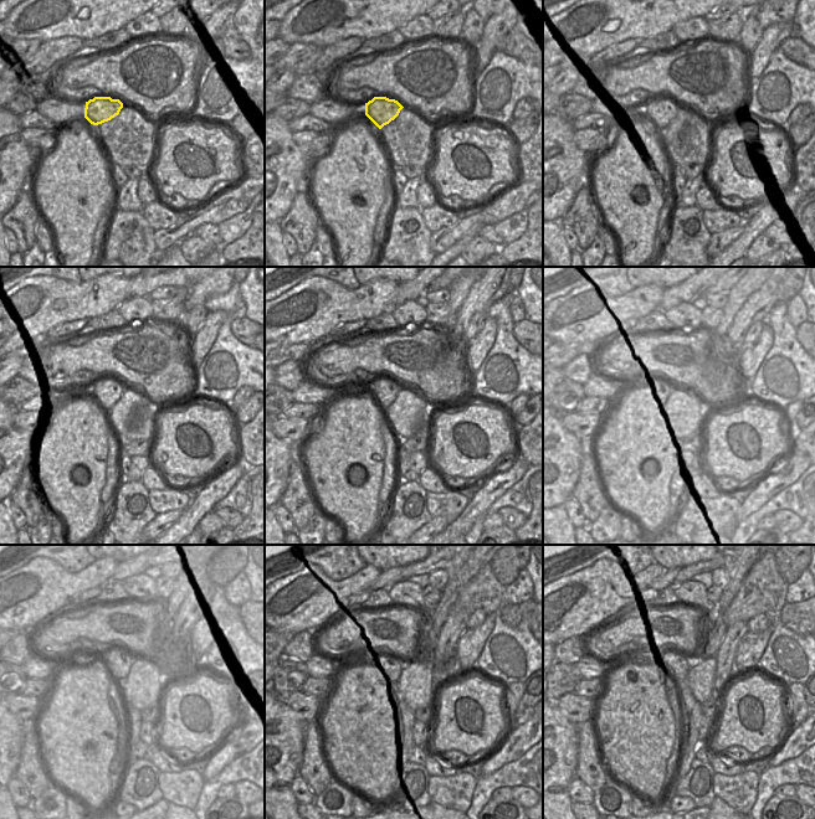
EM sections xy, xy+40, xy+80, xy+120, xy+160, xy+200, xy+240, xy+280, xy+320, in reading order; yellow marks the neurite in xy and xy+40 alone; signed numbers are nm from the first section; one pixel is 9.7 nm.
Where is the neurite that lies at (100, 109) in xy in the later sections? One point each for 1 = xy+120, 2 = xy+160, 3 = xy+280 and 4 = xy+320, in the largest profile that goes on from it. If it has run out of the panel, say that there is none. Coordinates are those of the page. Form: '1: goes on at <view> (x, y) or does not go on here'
1: goes on at xy+120 (107, 391)
2: goes on at xy+160 (385, 390)
3: goes on at xy+280 (405, 663)
4: goes on at xy+320 (683, 662)

